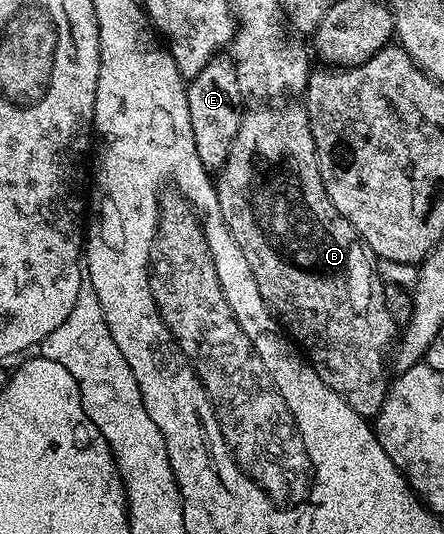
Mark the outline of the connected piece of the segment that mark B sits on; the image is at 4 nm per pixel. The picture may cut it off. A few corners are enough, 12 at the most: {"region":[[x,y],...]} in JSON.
{"region":[[305,105],[243,117],[220,212],[275,322],[358,414],[396,325]]}

